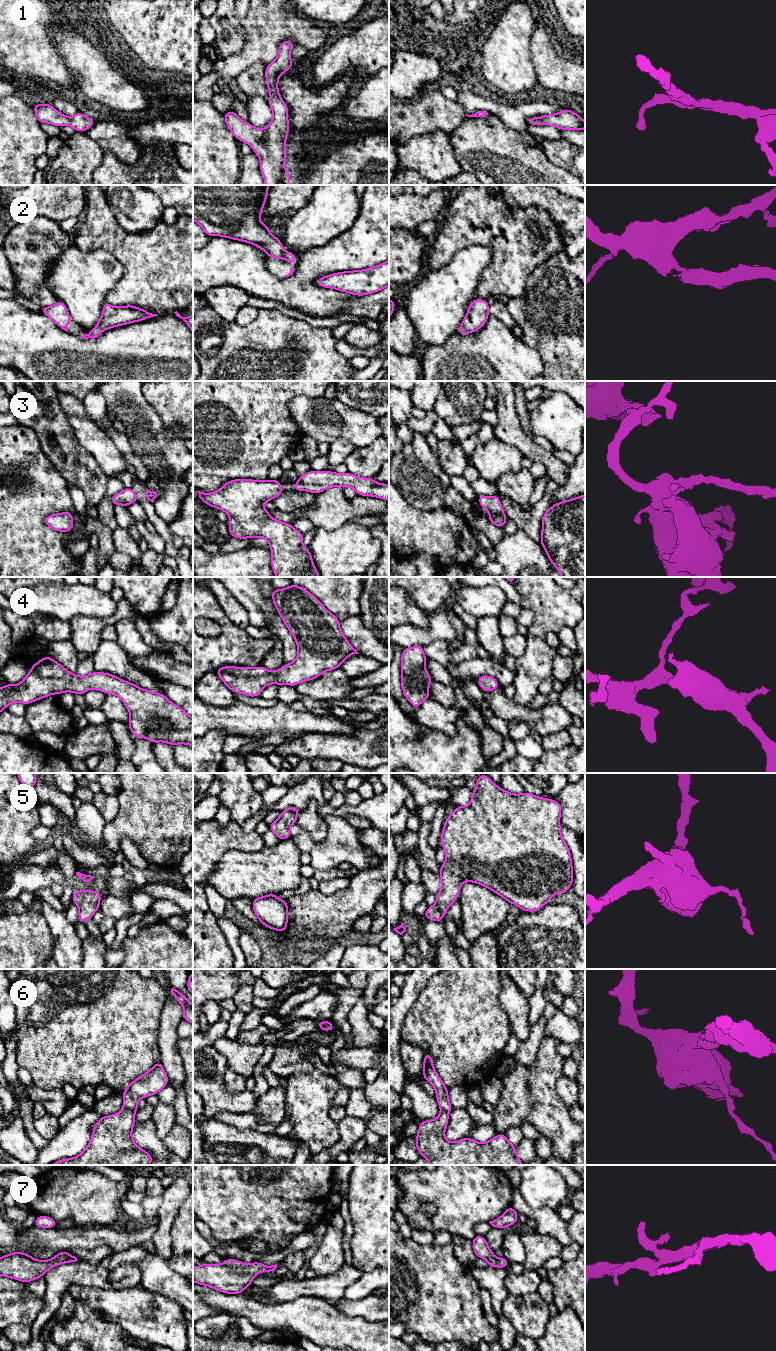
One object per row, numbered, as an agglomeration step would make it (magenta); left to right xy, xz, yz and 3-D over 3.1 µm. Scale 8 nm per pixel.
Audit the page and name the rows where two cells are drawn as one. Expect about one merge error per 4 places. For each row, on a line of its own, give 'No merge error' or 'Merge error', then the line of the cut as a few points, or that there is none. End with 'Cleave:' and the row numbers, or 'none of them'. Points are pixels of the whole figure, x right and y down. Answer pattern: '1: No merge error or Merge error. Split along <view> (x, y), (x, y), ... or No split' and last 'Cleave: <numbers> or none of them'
1: No merge error. No split
2: No merge error. No split
3: No merge error. No split
4: No merge error. No split
5: No merge error. No split
6: Merge error. Split along xy (123, 1107), (134, 1112)
7: No merge error. No split
Cleave: 6

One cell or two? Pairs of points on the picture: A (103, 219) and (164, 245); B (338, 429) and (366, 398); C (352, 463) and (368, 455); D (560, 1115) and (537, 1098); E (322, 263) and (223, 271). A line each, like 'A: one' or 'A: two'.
A: one
B: two
C: one
D: one
E: one

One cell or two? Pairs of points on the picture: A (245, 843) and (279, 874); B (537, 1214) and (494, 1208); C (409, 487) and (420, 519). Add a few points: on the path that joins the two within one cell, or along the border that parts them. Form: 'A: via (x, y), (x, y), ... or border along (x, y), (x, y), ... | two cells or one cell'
A: border along (264, 846), (252, 852), (232, 850) | two cells
B: border along (513, 1188), (509, 1205) | two cells
C: border along (400, 493), (415, 508), (423, 510), (440, 508) | two cells

